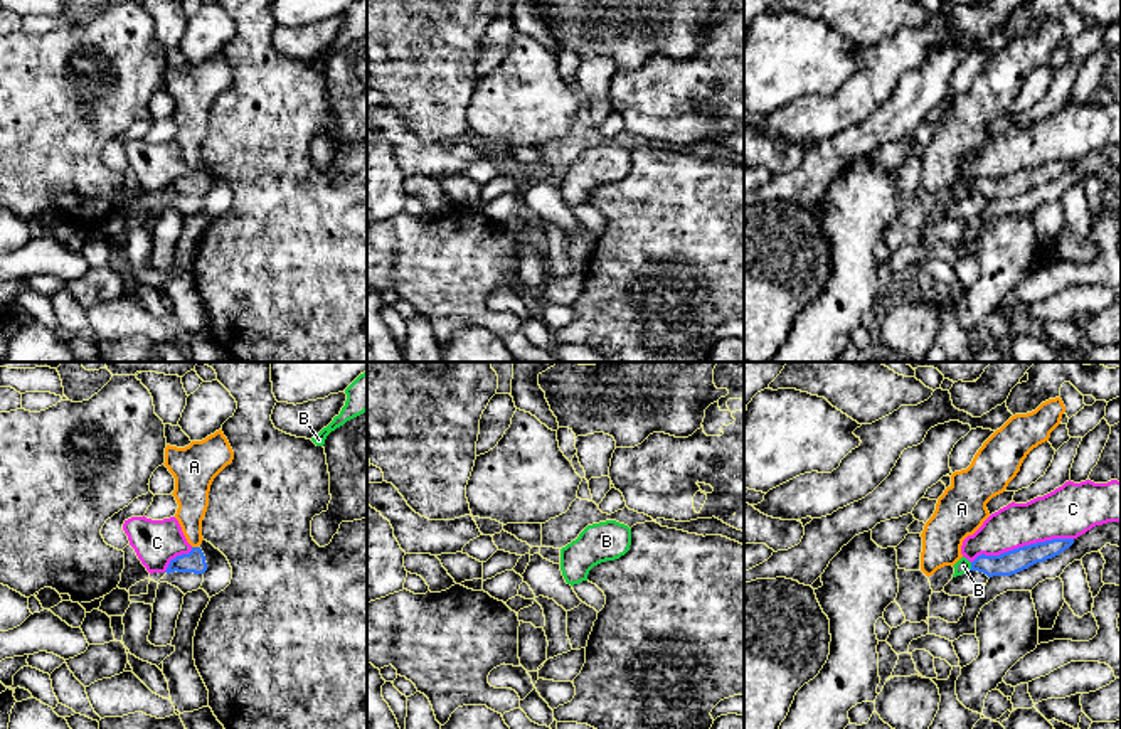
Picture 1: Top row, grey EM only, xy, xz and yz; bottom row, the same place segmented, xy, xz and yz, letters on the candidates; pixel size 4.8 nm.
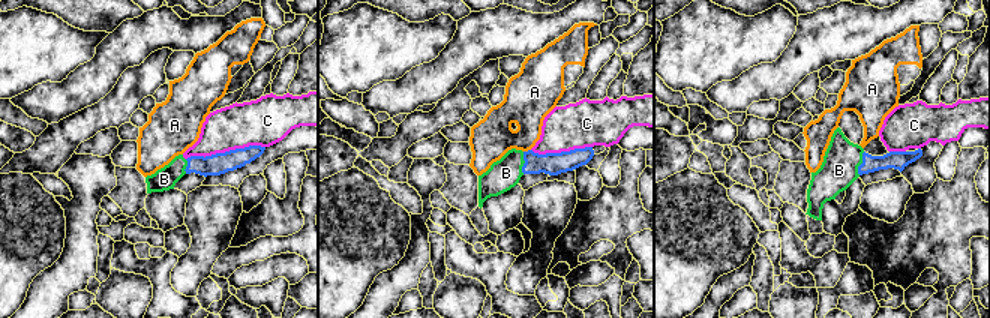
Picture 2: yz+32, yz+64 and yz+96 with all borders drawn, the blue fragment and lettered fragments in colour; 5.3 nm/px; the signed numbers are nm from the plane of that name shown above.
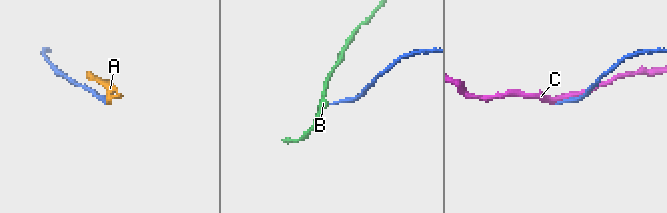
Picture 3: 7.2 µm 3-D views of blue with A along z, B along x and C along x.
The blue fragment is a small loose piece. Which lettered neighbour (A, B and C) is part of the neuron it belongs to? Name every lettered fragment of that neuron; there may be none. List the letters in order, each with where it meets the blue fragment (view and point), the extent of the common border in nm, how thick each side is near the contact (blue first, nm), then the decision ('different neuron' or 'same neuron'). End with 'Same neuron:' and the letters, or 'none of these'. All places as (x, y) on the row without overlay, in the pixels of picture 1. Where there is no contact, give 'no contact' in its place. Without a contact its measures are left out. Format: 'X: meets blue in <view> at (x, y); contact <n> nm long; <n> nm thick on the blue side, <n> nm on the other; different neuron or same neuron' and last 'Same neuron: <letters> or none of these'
A: meets blue in xy at (196, 170); contact 30 nm long; 100 nm thick on the blue side, 160 nm on the other; different neuron
B: meets blue in yz at (972, 189); contact 40 nm long; 110 nm thick on the blue side, 70 nm on the other; same neuron
C: meets blue in yz at (1024, 169); contact 500 nm long; 110 nm thick on the blue side, 240 nm on the other; different neuron
Same neuron: B

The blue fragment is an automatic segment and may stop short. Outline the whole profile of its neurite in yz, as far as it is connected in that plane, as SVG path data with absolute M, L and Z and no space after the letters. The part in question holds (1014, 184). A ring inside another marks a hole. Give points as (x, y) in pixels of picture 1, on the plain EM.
M1052 162L1045 165L1037 165L1030 168L1023 168L1008 175L1003 175L1000 178L978 178L973 185L970 185L966 180L961 180L953 190L954 197L961 199L970 194L978 194L986 197L988 200L993 199L1012 199L1023 192L1028 192L1030 189L1037 185L1044 185L1047 182L1052 182L1069 172L1074 167L1074 162Z

